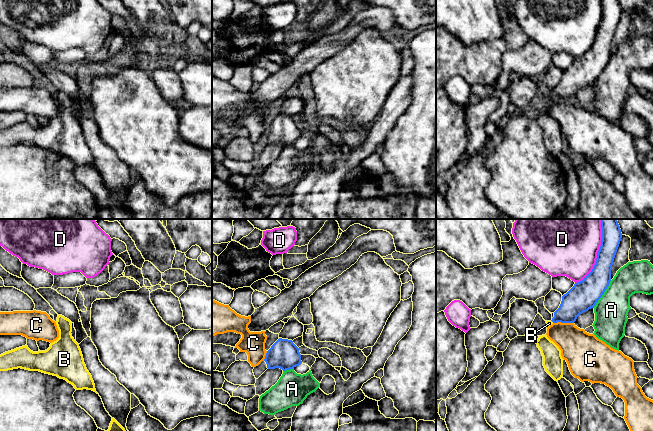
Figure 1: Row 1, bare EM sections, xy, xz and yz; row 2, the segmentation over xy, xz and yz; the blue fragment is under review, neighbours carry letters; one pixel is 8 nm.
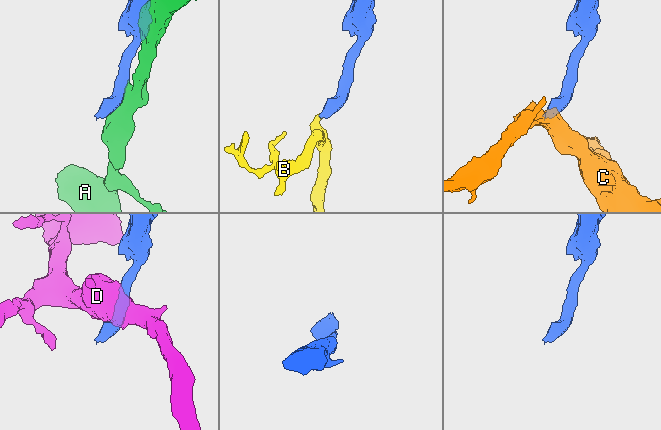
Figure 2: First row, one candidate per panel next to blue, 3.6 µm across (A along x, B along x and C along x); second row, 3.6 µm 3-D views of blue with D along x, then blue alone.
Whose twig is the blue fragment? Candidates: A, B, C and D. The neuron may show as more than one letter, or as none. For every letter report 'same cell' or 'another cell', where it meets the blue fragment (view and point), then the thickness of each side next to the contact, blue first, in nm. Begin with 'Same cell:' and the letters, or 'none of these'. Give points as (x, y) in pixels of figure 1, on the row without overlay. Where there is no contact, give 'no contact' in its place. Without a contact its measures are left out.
Same cell: B
A: another cell | yz (603, 69) | 240/260 nm
B: same cell | yz (552, 97) | 200/40 nm
C: another cell | yz (563, 98) | 220/280 nm
D: another cell | yz (597, 31) | 190/420 nm

